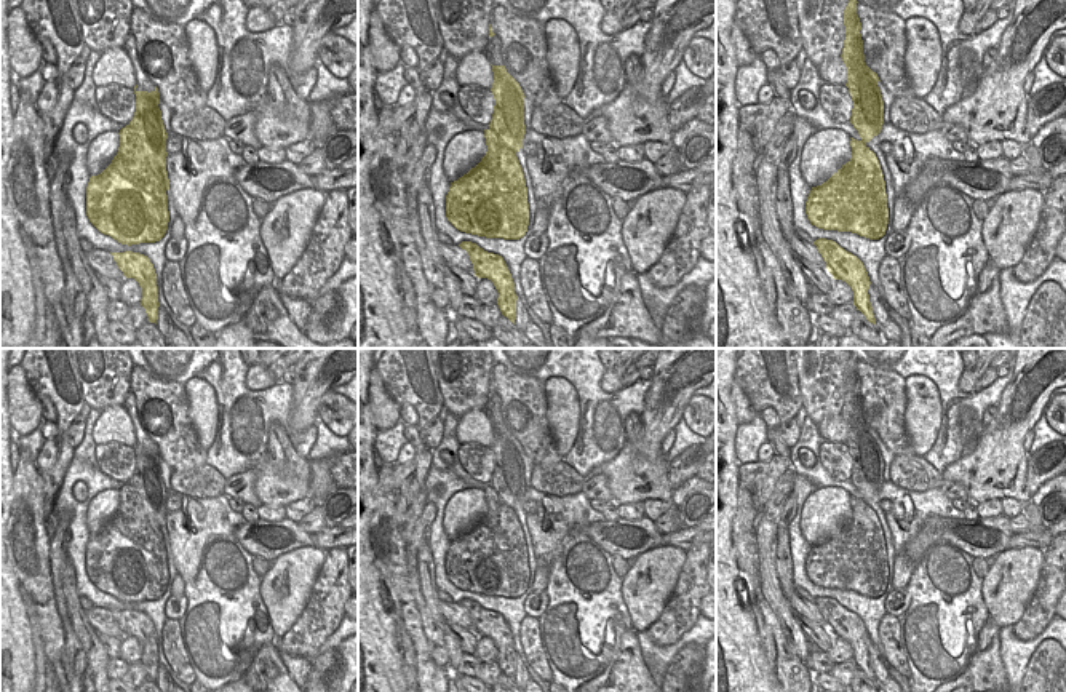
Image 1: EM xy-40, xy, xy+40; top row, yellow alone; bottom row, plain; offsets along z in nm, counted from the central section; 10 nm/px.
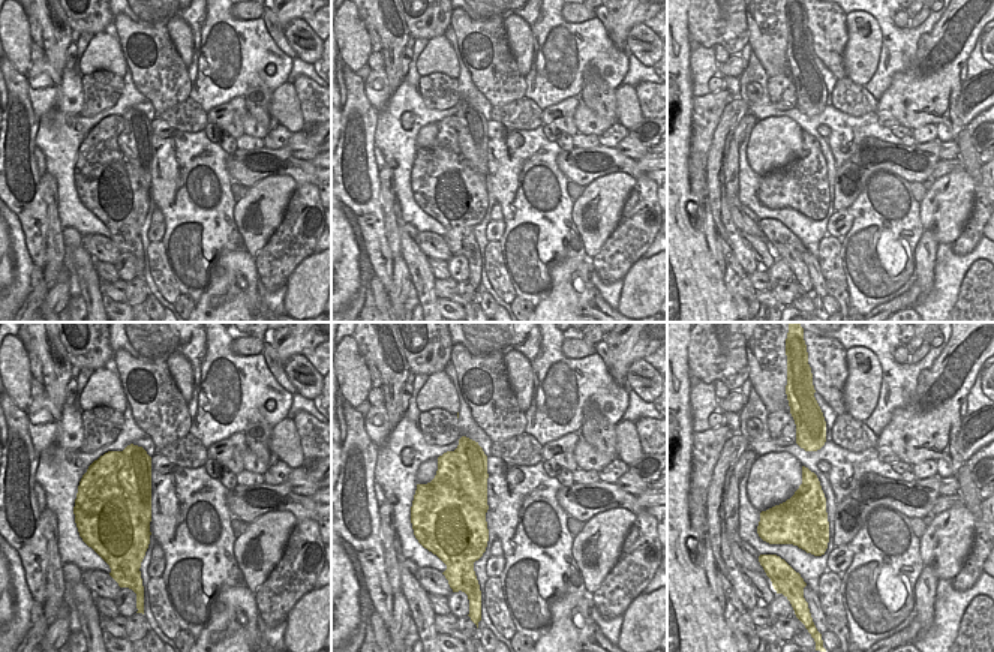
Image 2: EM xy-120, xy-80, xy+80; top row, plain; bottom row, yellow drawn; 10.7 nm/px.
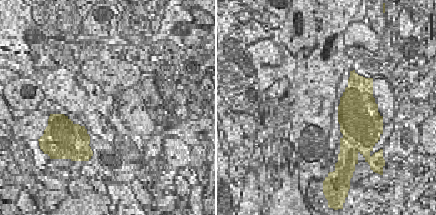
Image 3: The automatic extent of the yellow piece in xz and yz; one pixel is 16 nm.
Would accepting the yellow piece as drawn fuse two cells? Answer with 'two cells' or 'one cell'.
two cells

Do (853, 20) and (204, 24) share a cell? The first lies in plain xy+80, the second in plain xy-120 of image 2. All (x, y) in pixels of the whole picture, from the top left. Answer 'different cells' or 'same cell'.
different cells

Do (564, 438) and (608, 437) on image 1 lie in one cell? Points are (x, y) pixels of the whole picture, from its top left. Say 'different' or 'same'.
different

